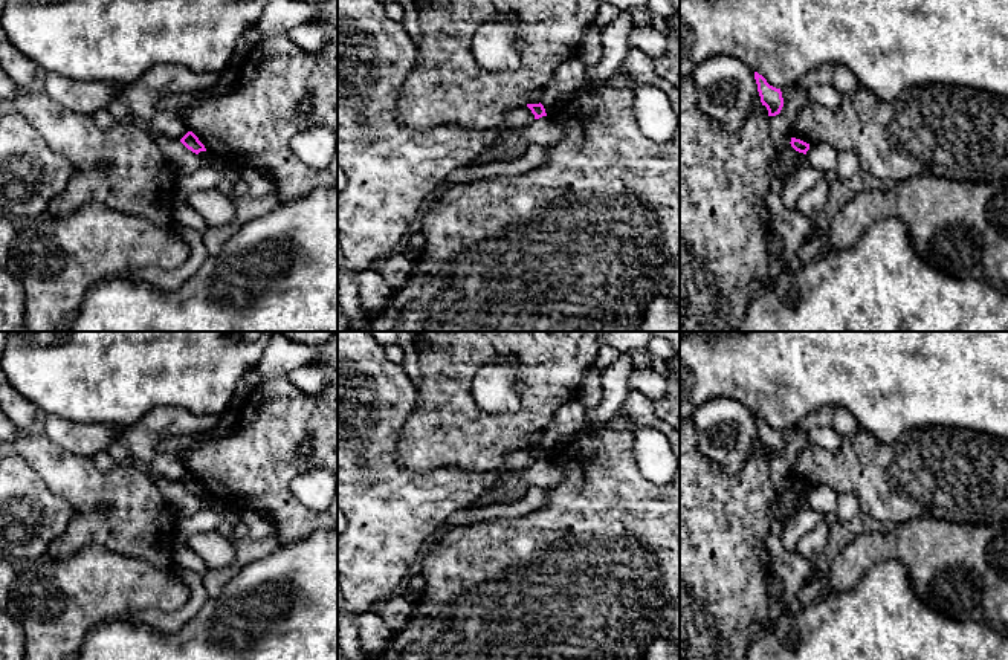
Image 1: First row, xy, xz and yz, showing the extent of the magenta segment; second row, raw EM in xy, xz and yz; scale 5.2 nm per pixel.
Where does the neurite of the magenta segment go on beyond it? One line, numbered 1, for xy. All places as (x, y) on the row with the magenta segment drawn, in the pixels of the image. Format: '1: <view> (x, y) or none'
1: none

